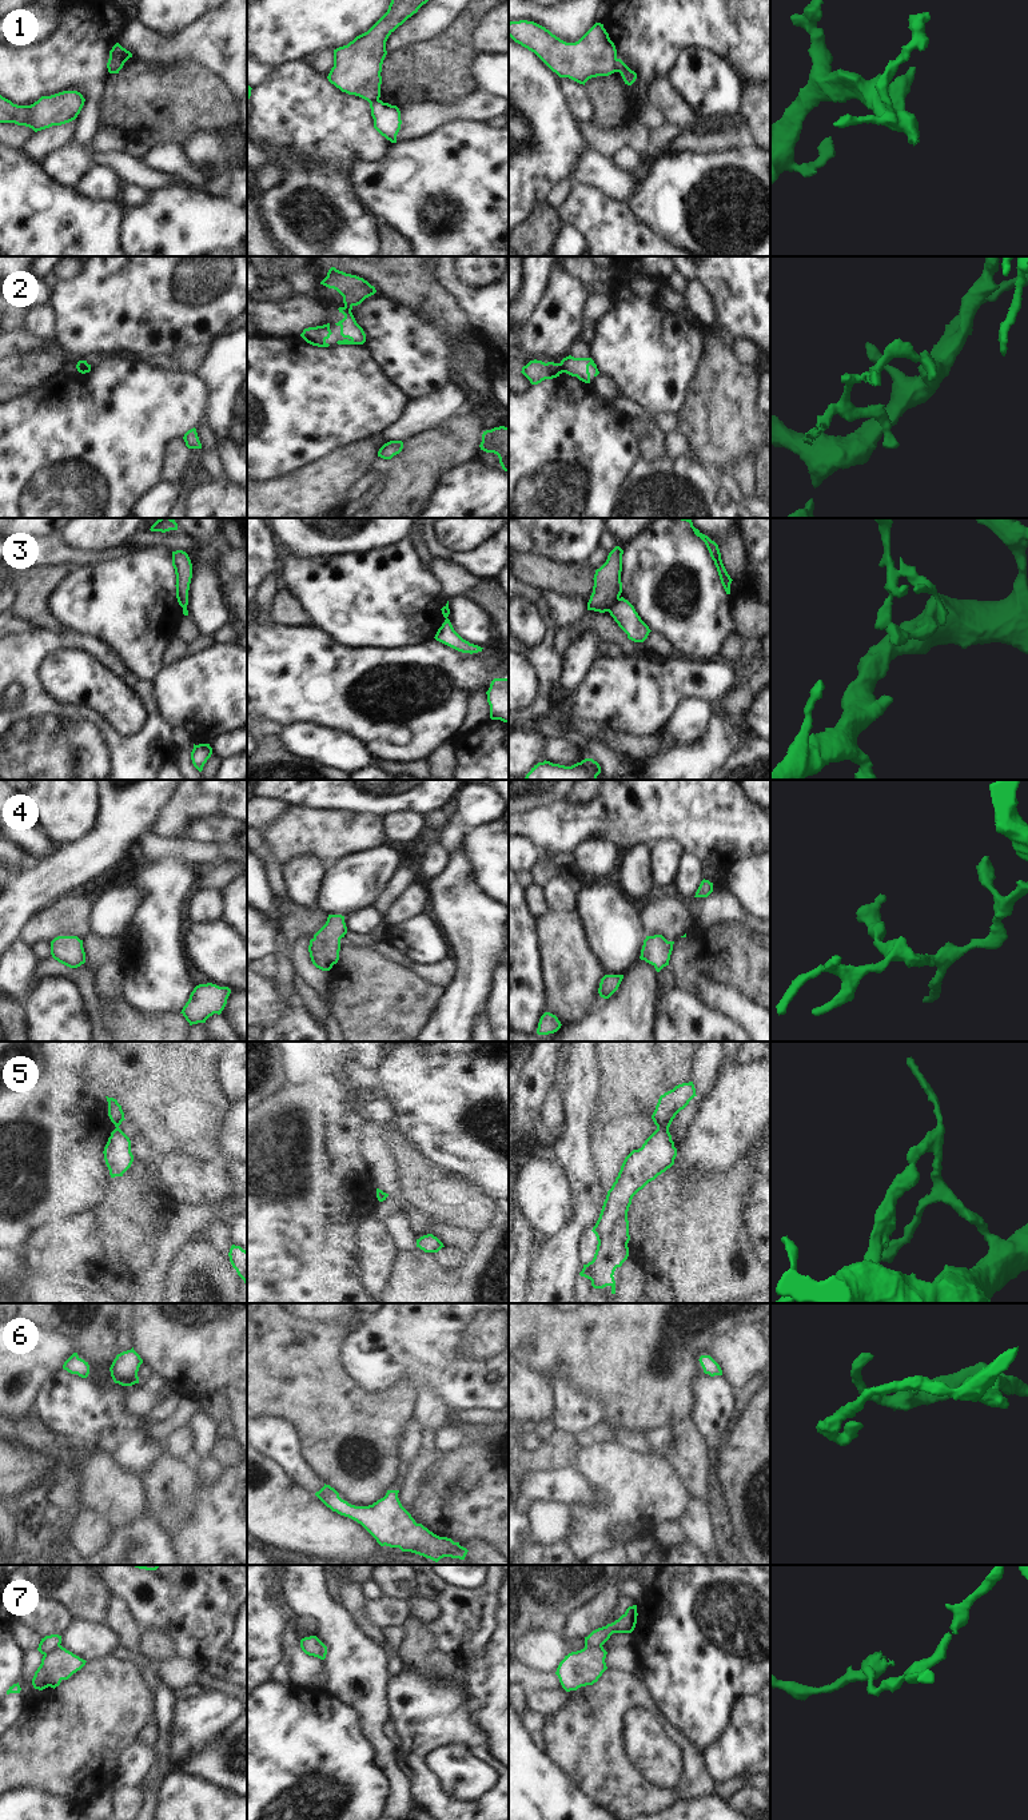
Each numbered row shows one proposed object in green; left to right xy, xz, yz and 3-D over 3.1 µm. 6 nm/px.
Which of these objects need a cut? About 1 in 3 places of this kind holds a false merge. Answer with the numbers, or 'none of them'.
1, 2, 3, 5, 7

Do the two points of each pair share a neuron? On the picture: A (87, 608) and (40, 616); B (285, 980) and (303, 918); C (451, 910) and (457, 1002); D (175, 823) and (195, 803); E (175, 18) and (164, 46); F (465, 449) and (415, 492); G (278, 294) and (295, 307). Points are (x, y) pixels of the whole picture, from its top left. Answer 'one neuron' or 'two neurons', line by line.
A: two neurons
B: one neuron
C: one neuron
D: one neuron
E: two neurons
F: one neuron
G: two neurons

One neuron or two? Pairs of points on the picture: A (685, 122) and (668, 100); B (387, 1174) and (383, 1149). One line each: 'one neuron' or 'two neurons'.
A: one neuron
B: one neuron

